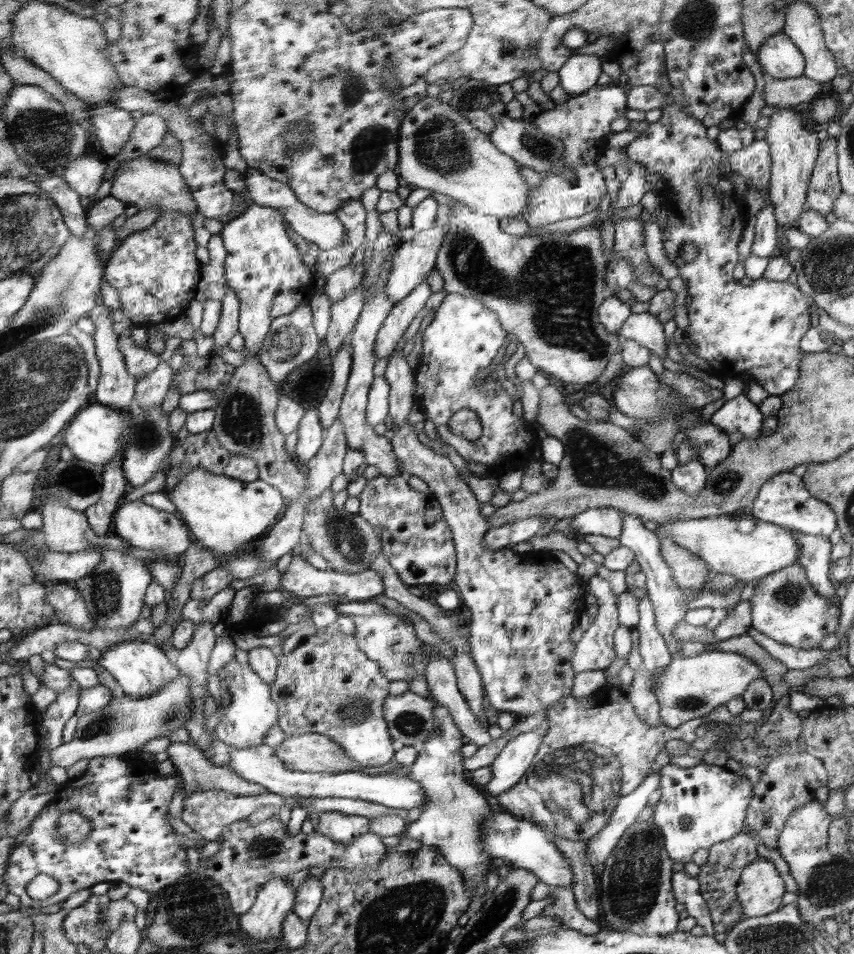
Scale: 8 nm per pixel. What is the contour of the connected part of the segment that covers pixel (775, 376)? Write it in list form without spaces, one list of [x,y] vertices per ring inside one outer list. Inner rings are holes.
[[[680,103],[662,106],[662,114],[655,124],[648,126],[634,142],[626,147],[628,157],[634,162],[644,164],[650,172],[656,172],[664,178],[665,190],[672,193],[671,222],[666,228],[666,241],[663,249],[666,258],[680,272],[680,277],[688,282],[688,293],[692,302],[688,309],[691,334],[680,335],[689,344],[690,351],[708,362],[711,371],[724,377],[751,378],[766,389],[770,395],[781,396],[796,385],[799,380],[800,360],[802,360],[802,339],[808,333],[806,314],[806,296],[788,281],[759,279],[751,286],[742,286],[733,278],[733,271],[738,260],[738,243],[740,243],[743,225],[747,215],[742,202],[738,199],[734,184],[728,174],[738,174],[745,178],[746,184],[759,192],[770,188],[771,147],[766,139],[755,139],[750,146],[733,155],[727,155],[716,142],[708,138],[706,125],[698,117],[688,114]],[[684,241],[692,241],[698,247],[698,258],[688,262],[682,260],[678,249]]]

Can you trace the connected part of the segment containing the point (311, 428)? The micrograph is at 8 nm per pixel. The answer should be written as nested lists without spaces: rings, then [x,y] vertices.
[[[316,409],[306,411],[298,427],[298,441],[294,455],[298,463],[306,465],[314,458],[323,442],[323,425]]]

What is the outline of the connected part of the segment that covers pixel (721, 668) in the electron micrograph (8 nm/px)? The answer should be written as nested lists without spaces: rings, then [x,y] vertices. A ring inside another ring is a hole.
[[[706,650],[694,657],[674,657],[660,673],[660,679],[653,683],[653,690],[662,708],[661,724],[678,728],[685,722],[706,717],[717,706],[732,700],[732,697],[742,696],[756,677],[764,677],[763,668],[742,654]]]

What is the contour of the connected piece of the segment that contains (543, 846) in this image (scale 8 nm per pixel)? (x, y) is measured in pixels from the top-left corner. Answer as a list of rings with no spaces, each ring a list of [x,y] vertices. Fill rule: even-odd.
[[[498,809],[486,821],[486,844],[492,858],[503,858],[513,868],[526,868],[532,871],[543,883],[555,888],[570,888],[574,874],[567,858],[556,845],[547,838],[546,832],[537,824],[518,819],[505,810]]]

